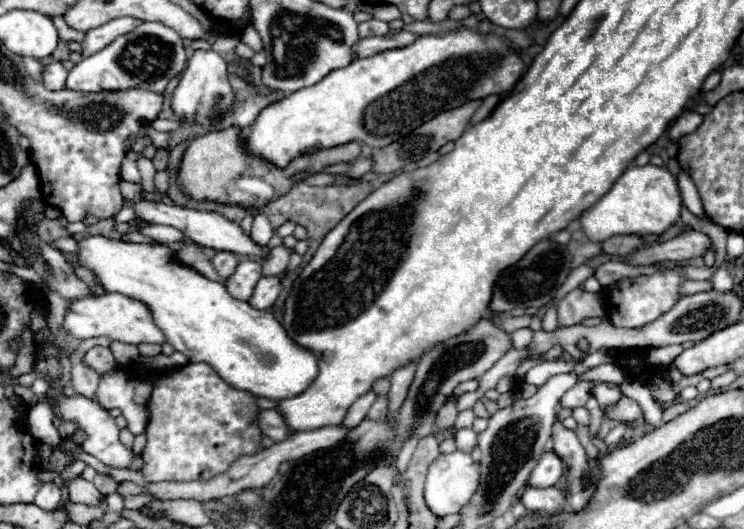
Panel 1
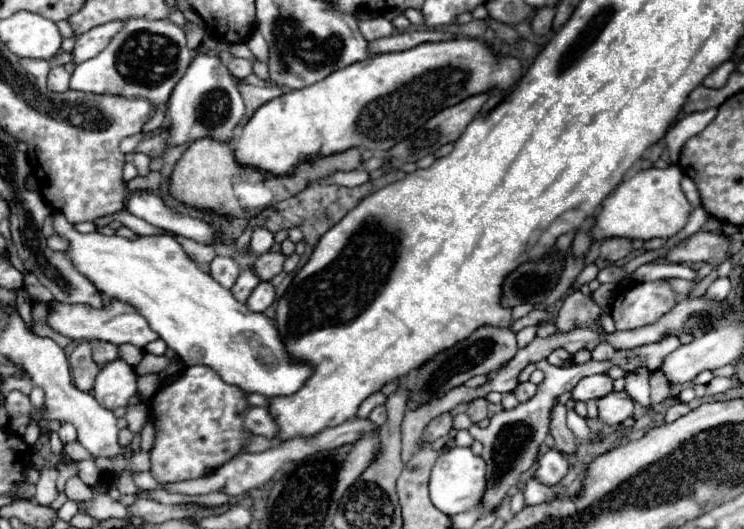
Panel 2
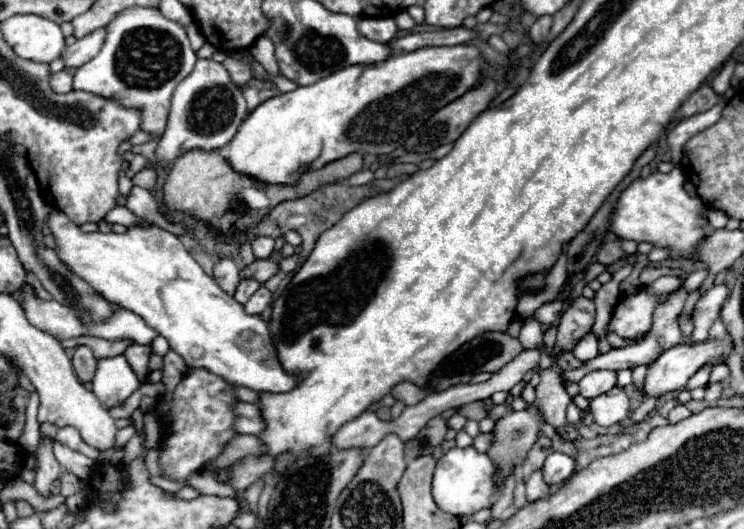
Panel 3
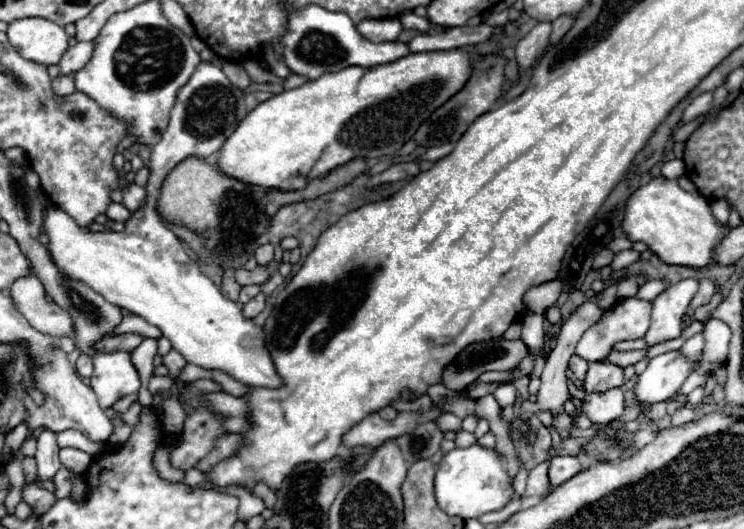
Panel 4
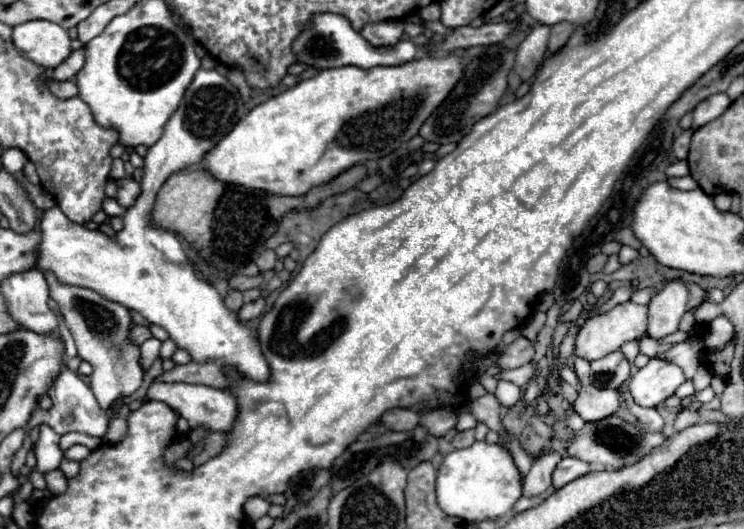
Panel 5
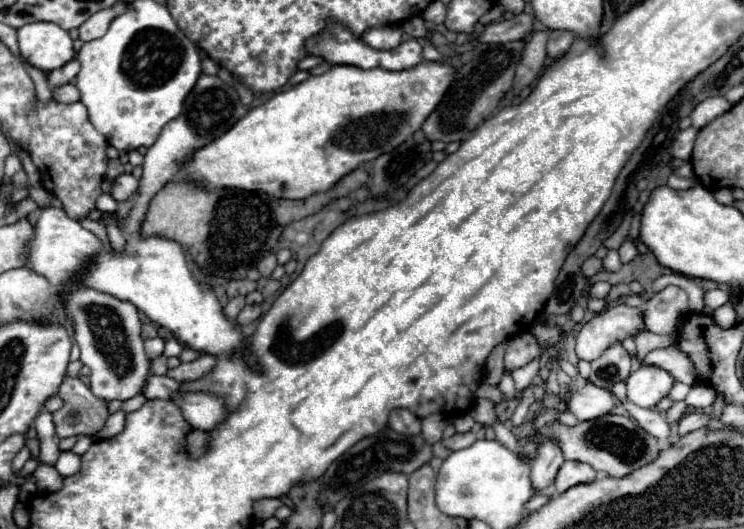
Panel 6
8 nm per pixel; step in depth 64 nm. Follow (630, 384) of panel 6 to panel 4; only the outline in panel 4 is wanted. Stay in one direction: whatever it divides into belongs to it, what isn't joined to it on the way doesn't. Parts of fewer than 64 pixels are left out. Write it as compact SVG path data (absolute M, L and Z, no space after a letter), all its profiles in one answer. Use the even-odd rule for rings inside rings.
M666 352L648 362L646 370L638 374L634 396L642 404L656 404L672 398L688 374L692 372L692 364L684 360L680 352Z

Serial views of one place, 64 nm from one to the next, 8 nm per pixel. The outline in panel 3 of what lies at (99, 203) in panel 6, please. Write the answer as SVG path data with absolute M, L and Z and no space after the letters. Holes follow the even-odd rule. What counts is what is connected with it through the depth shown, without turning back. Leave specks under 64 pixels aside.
M116 206L116 208L112 208L112 210L104 216L104 220L106 220L108 224L124 224L124 226L142 224L142 218L134 216L126 206Z

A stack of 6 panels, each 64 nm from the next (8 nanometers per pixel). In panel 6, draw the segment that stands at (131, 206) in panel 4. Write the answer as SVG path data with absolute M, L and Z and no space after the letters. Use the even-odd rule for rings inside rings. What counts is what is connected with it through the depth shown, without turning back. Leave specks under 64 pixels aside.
M120 174L112 184L110 196L116 202L124 202L124 200L130 200L136 192L138 192L138 180L132 174Z

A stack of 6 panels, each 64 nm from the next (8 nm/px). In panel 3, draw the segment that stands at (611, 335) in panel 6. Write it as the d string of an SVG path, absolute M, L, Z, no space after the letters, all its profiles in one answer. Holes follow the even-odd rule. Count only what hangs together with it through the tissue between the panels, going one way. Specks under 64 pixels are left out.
M638 290L632 296L622 296L614 306L608 330L620 338L640 338L650 330L652 312L666 296L652 296L646 290ZM588 332L588 334L576 344L576 348L572 350L572 354L574 354L578 360L582 360L582 362L588 362L588 360L596 358L596 356L598 356L598 336L596 336L594 332Z

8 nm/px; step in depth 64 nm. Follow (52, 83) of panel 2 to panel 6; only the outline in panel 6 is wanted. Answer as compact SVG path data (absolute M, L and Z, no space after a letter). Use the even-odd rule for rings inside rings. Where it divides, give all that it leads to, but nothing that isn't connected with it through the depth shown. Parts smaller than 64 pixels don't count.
M64 84L64 86L56 88L52 94L54 94L54 100L60 104L72 104L72 102L80 100L80 92L74 84Z

